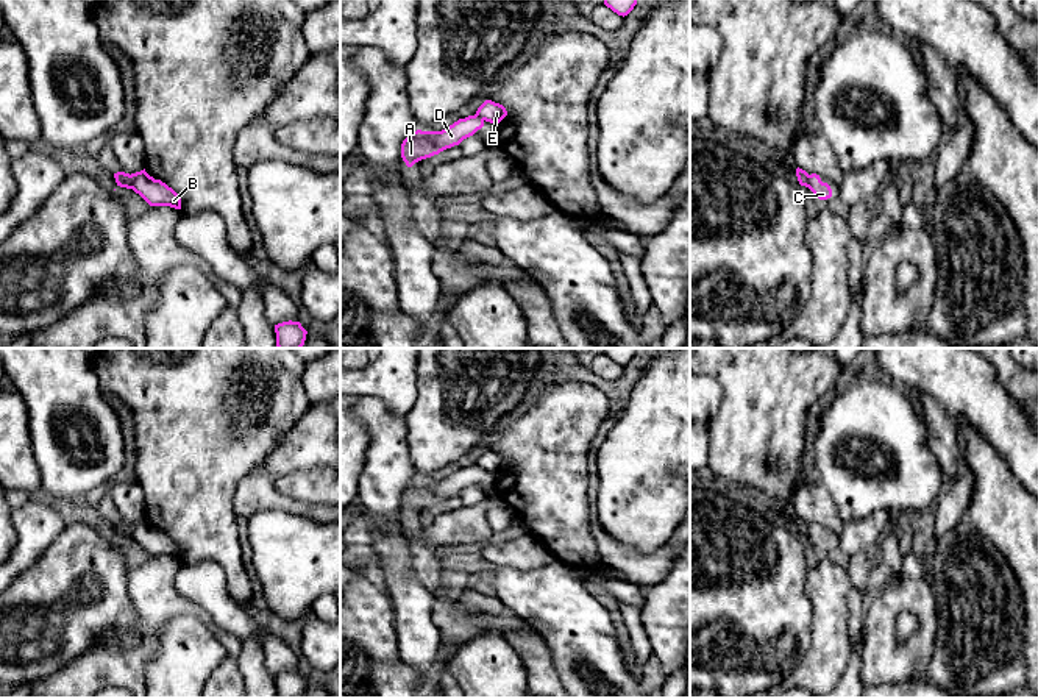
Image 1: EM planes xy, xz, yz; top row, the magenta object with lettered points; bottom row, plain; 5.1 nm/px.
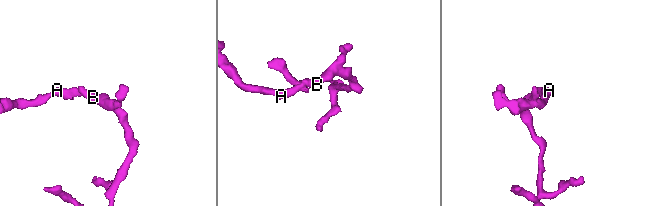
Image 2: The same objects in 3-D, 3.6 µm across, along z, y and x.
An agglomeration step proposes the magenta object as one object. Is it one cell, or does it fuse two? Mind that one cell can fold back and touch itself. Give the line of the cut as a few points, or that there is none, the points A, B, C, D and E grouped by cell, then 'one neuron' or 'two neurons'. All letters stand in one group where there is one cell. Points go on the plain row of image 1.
cut in xy along (128, 525), (131, 537); A C D / B E; two neurons

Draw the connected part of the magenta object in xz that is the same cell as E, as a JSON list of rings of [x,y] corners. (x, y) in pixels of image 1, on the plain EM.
[[[485,450],[476,461],[476,465],[490,473],[499,473],[507,461],[503,454],[495,453],[492,450]]]

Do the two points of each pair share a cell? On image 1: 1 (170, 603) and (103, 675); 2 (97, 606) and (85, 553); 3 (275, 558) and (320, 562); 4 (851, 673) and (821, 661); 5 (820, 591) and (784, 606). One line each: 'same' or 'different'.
1: same
2: same
3: same
4: different
5: different

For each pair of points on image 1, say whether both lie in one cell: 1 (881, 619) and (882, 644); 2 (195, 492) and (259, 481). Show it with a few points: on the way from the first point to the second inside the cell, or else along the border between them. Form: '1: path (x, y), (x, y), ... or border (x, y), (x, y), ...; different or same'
1: path (881, 625), (881, 637); same
2: border (263, 461), (238, 483), (233, 500), (236, 517); different

